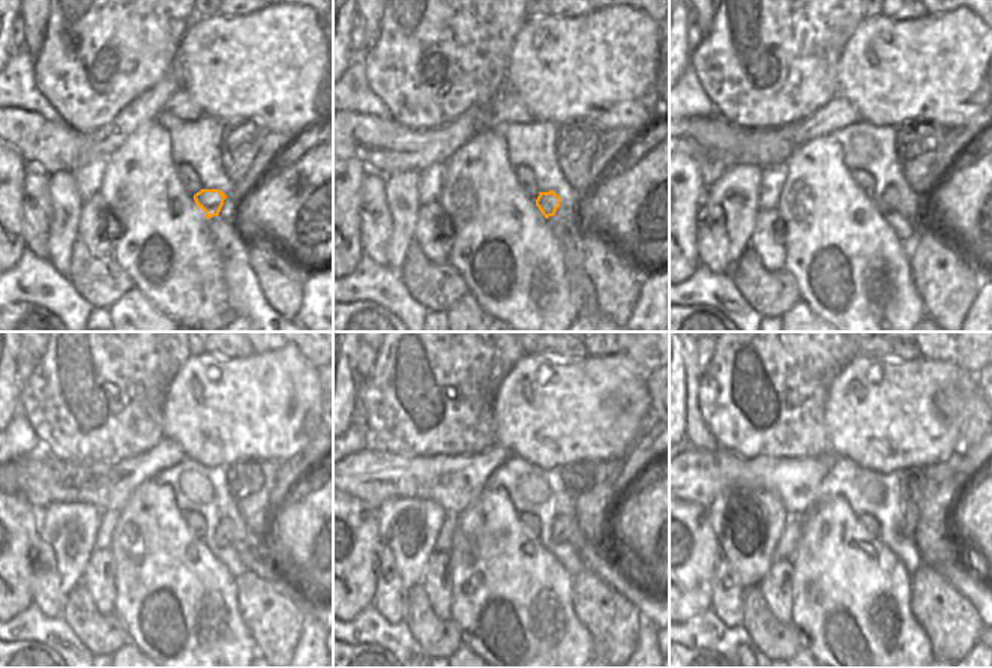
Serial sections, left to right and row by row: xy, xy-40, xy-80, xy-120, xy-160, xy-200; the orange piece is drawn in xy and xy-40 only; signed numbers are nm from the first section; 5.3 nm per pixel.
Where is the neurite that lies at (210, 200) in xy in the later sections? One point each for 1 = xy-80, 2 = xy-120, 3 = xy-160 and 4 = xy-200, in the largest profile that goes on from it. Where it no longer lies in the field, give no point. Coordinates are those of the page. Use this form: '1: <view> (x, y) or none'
1: xy-80 (890, 197)
2: xy-120 (224, 532)
3: xy-160 (562, 530)
4: xy-200 (910, 515)

